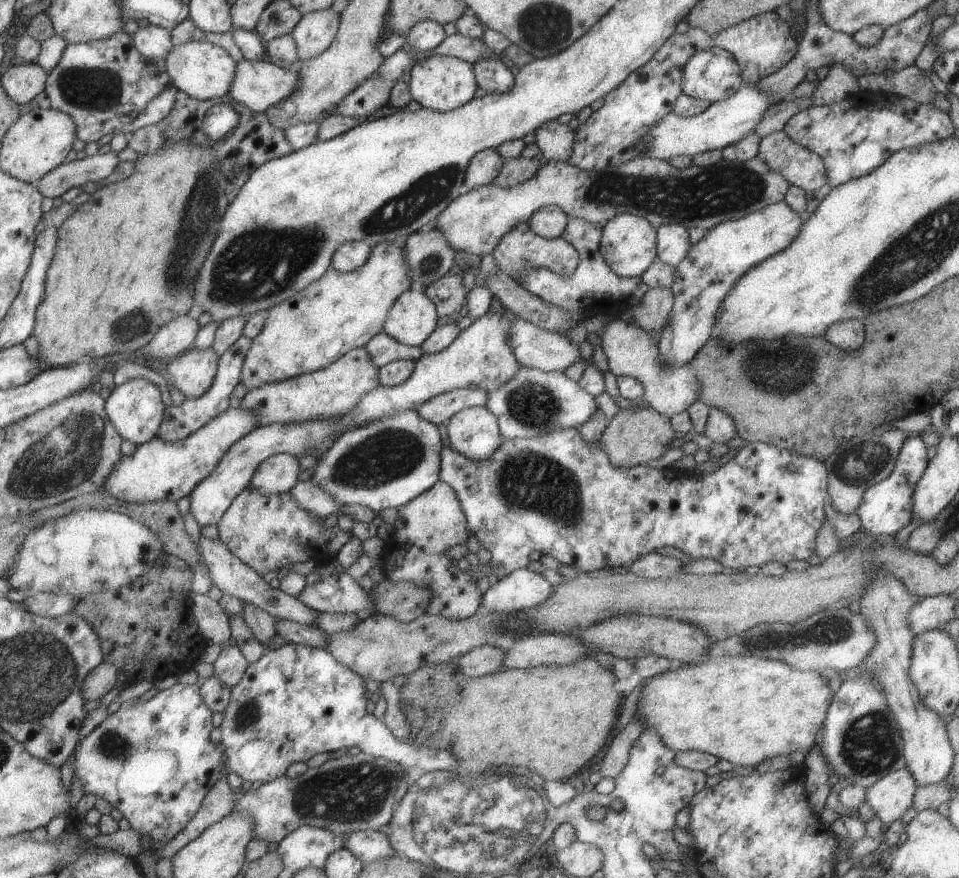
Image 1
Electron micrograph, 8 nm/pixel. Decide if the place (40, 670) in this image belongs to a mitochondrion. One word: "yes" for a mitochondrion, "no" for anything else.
yes

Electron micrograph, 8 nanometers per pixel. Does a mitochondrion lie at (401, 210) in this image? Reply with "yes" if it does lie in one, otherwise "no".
yes

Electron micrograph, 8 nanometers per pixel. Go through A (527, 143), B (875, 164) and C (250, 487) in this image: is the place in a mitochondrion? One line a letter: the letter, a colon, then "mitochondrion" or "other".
A: other
B: other
C: other

